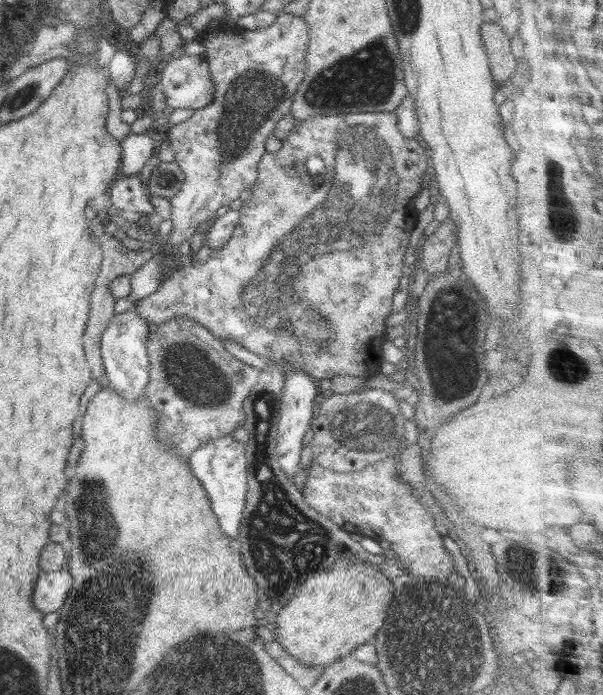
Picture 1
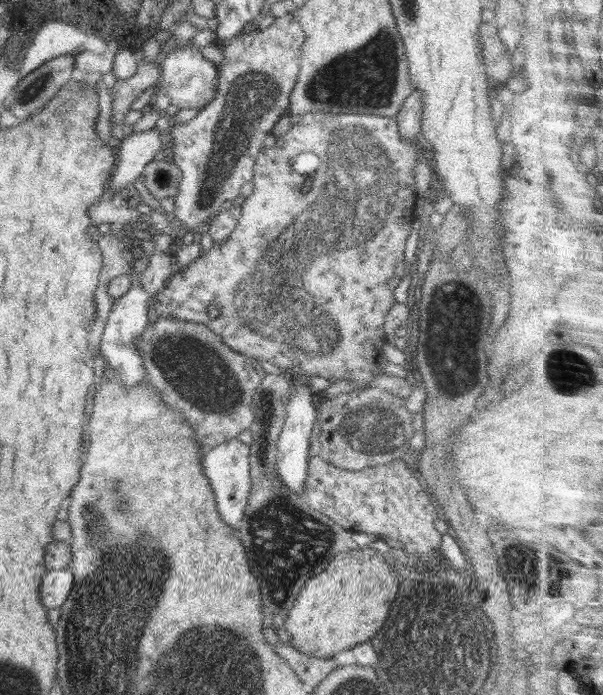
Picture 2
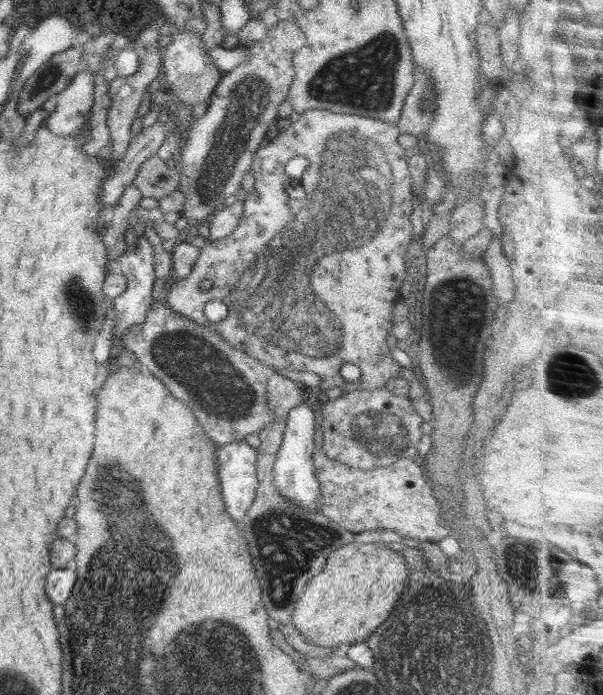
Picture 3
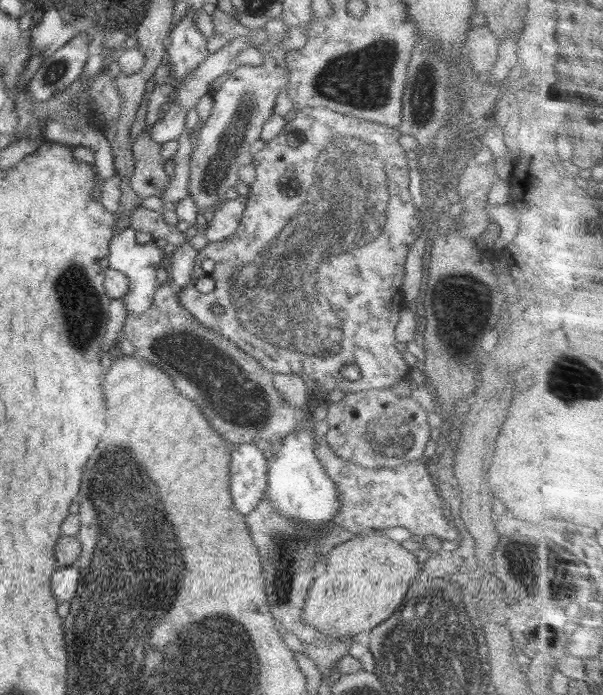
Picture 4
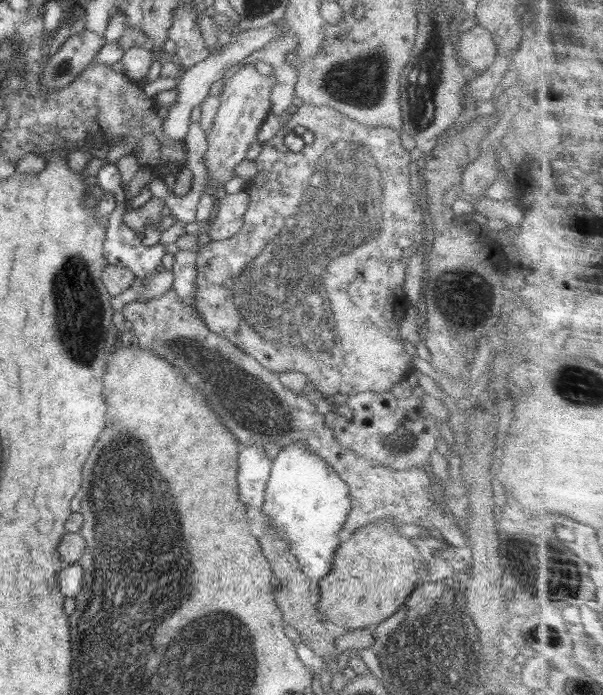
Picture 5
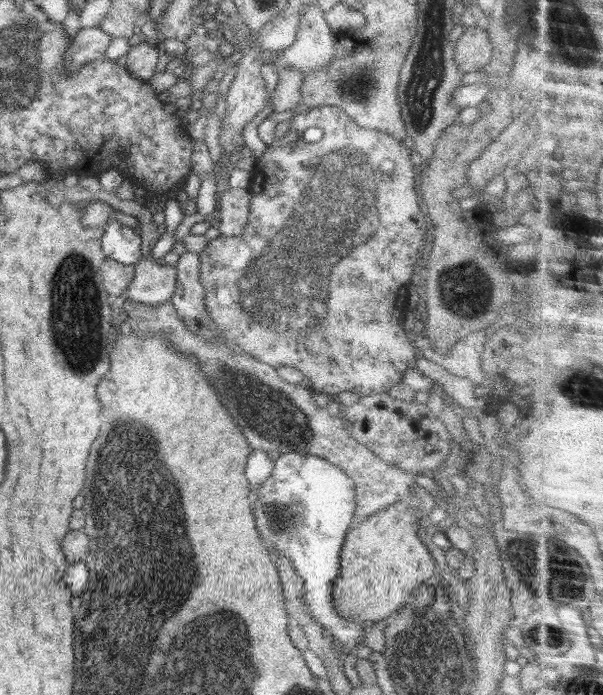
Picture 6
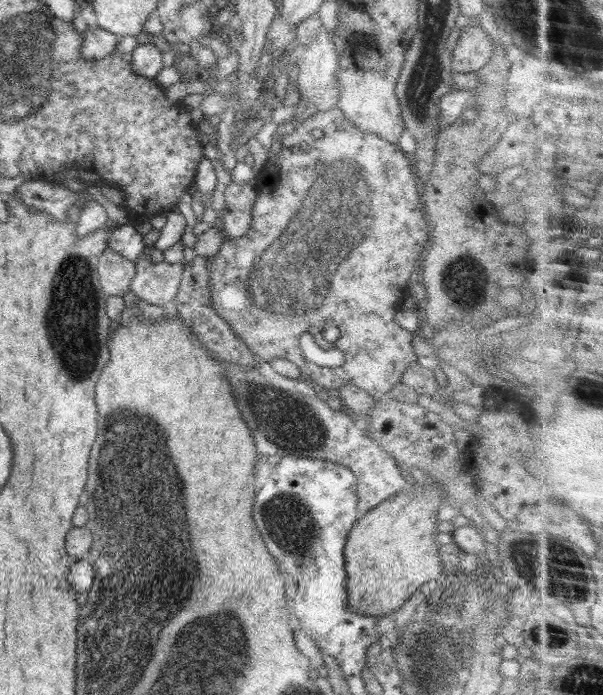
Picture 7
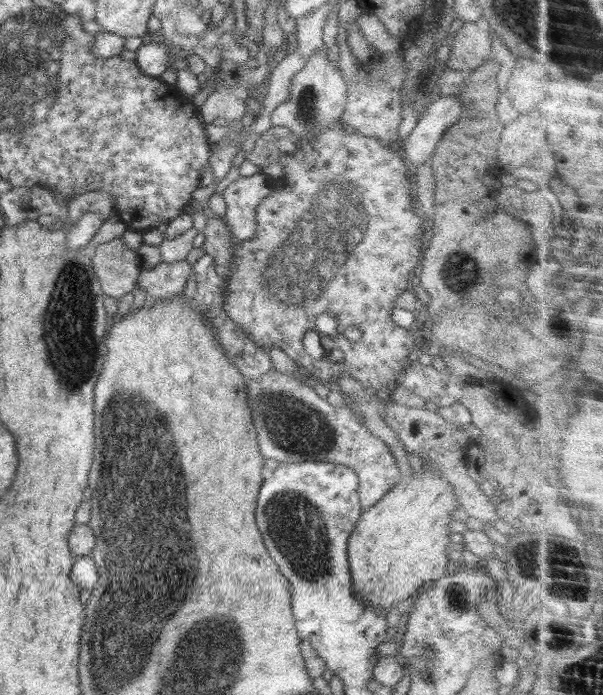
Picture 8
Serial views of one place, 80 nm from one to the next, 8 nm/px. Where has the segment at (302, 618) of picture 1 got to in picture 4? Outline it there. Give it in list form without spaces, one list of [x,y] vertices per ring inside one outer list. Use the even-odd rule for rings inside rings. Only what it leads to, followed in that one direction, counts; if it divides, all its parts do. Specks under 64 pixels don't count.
[[[370,530],[365,537],[355,535],[352,540],[335,546],[310,583],[301,617],[306,624],[328,634],[331,640],[354,637],[390,618],[412,582],[422,578],[423,565],[416,561],[412,551],[378,535],[380,531]]]

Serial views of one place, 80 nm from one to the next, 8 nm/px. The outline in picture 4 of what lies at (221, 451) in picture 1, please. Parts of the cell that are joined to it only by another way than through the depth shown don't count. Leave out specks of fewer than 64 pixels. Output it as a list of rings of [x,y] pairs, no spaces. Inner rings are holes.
[[[255,443],[235,444],[230,451],[229,489],[233,507],[242,515],[252,512],[266,495],[268,457]]]

